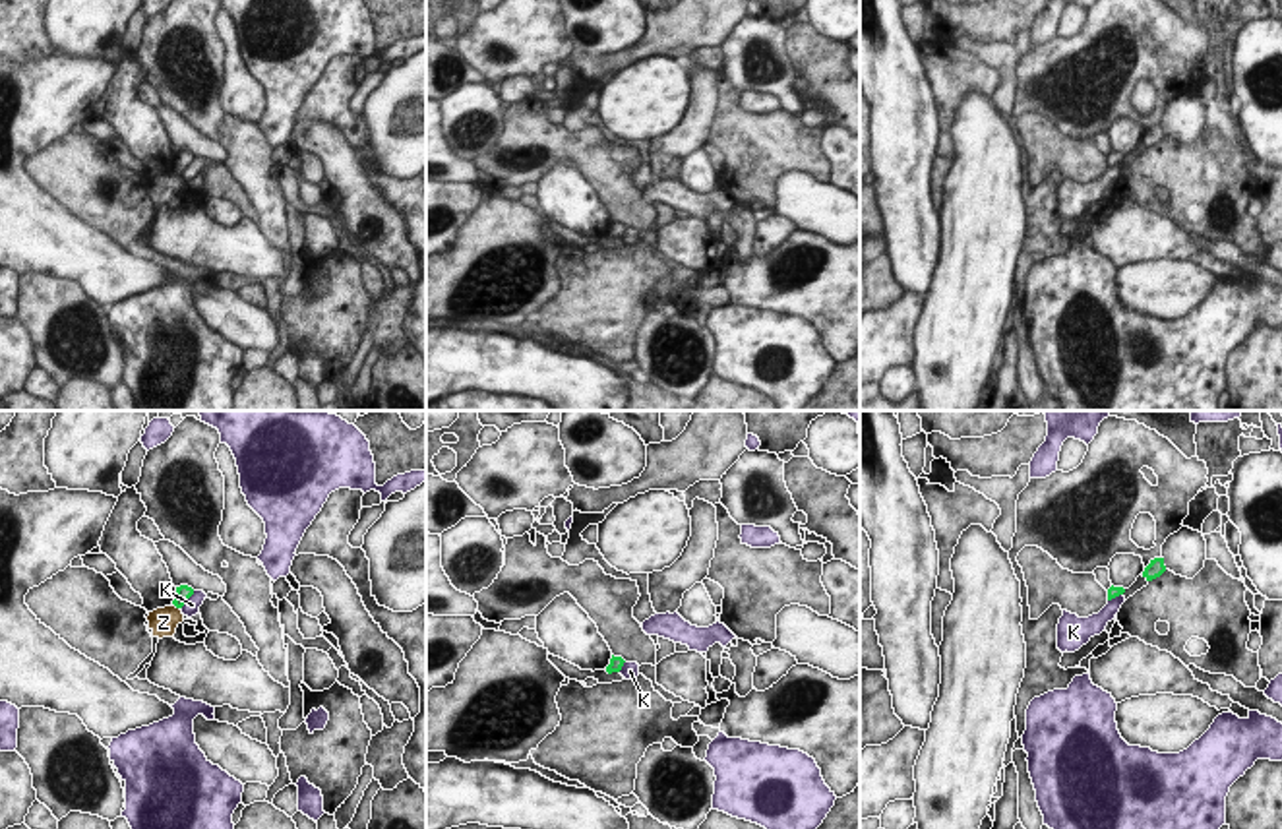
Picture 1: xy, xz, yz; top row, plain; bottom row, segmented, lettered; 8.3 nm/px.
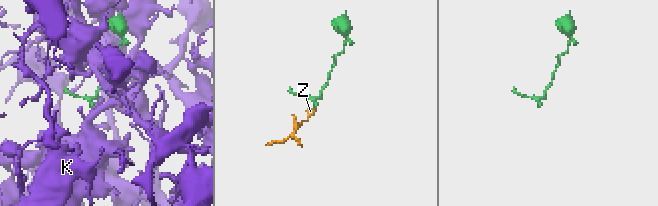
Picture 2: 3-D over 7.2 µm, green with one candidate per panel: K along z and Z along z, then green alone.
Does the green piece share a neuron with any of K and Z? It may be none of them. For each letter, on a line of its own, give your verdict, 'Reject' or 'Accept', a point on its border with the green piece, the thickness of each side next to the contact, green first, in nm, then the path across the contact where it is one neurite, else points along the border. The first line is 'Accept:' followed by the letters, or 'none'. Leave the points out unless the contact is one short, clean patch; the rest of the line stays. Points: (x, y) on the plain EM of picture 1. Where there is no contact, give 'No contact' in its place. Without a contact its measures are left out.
Accept: none
K: Reject. Touches green at xy (186, 165). Thickness 130 nm (green) against 130 nm
Z: Reject. Touches green at xy (177, 173). Thickness 130 nm (green) against 240 nm. Boundary: xy (173, 169), (179, 175)

